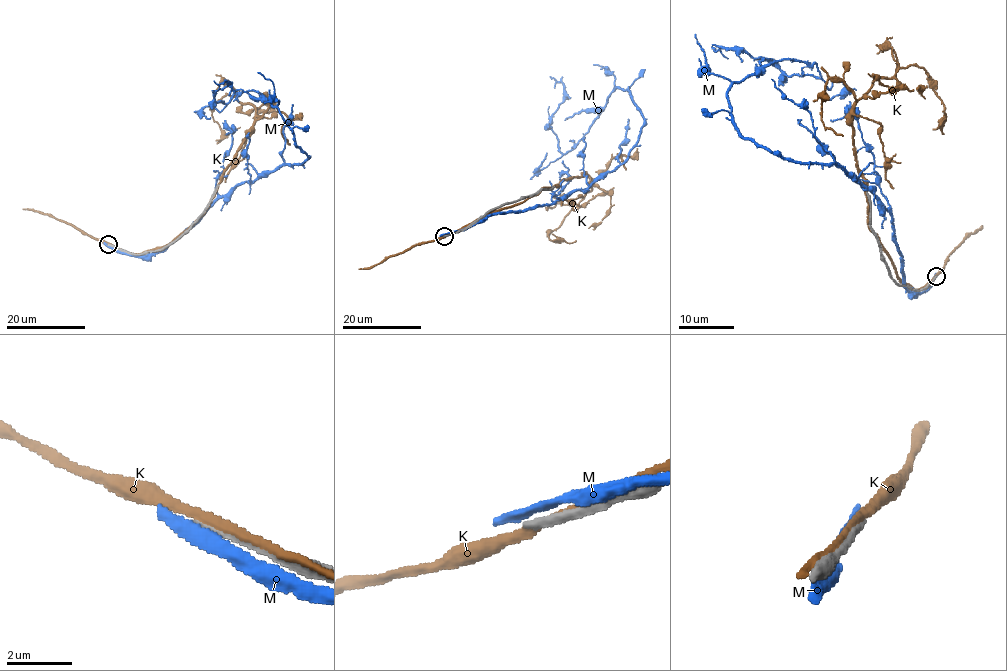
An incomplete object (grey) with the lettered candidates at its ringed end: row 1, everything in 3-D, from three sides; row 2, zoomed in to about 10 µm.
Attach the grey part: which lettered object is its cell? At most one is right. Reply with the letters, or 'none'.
none

